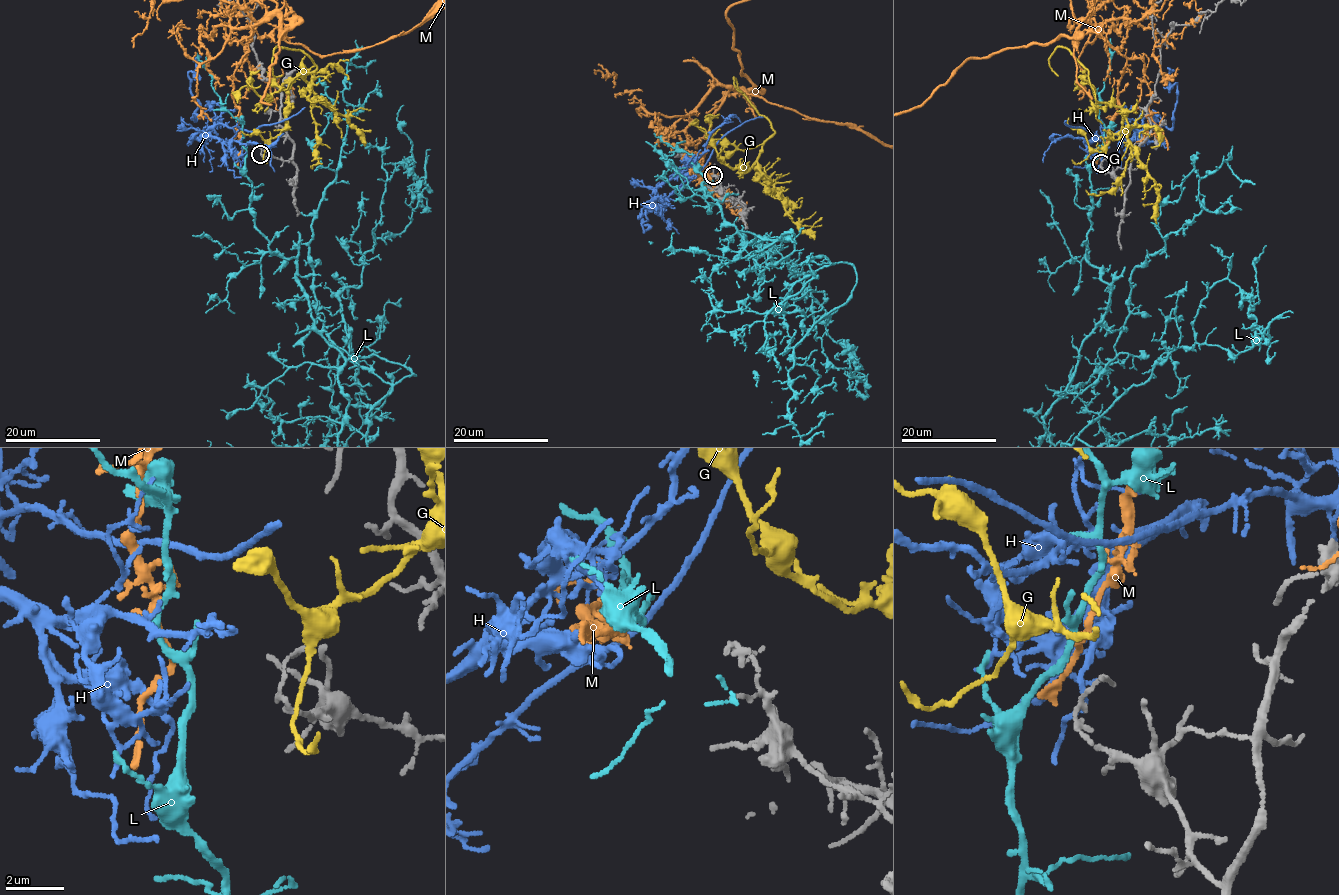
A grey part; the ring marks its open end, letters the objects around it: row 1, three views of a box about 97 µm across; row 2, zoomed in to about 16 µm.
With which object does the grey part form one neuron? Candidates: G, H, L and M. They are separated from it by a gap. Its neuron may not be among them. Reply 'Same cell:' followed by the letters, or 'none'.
Same cell: L

